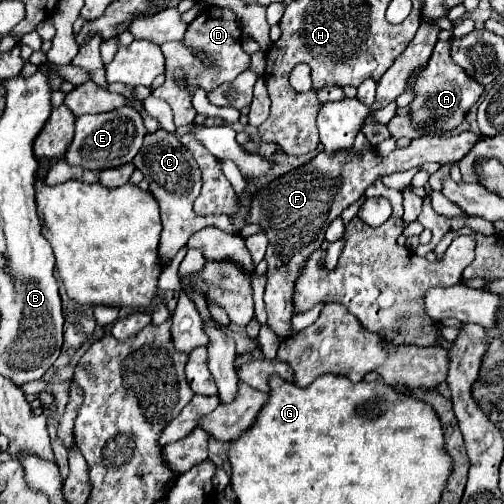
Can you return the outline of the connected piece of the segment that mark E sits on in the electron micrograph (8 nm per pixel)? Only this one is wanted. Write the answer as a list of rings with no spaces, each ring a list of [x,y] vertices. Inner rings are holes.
[[[122,107],[110,113],[100,113],[100,115],[82,115],[76,119],[76,131],[74,139],[68,145],[64,159],[72,167],[82,167],[82,169],[92,169],[92,171],[104,171],[110,167],[120,167],[126,165],[134,159],[138,153],[142,139],[146,135],[142,117],[138,111],[132,107]]]

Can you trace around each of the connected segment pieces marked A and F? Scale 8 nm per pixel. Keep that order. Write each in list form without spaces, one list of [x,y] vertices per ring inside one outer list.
[[[438,41],[428,65],[416,77],[412,91],[416,93],[416,97],[410,103],[412,123],[430,133],[448,133],[464,121],[470,107],[480,99],[484,87],[476,83],[472,77],[468,77],[464,69],[452,61],[450,41]]]
[[[464,131],[454,137],[440,137],[440,135],[424,135],[412,139],[412,143],[404,149],[394,149],[388,157],[380,157],[378,153],[364,151],[364,157],[358,157],[352,151],[342,153],[318,153],[306,165],[282,175],[280,179],[272,181],[268,187],[260,189],[260,195],[252,201],[252,211],[248,223],[260,223],[262,231],[268,237],[268,251],[266,251],[266,291],[264,303],[268,313],[270,329],[280,337],[290,337],[290,317],[294,315],[292,309],[292,287],[298,277],[300,267],[308,259],[312,251],[316,251],[322,241],[326,227],[350,205],[354,205],[364,189],[372,185],[378,177],[384,177],[394,171],[406,171],[412,167],[420,167],[428,161],[434,163],[456,163],[460,161],[472,145],[476,145],[482,137]]]

